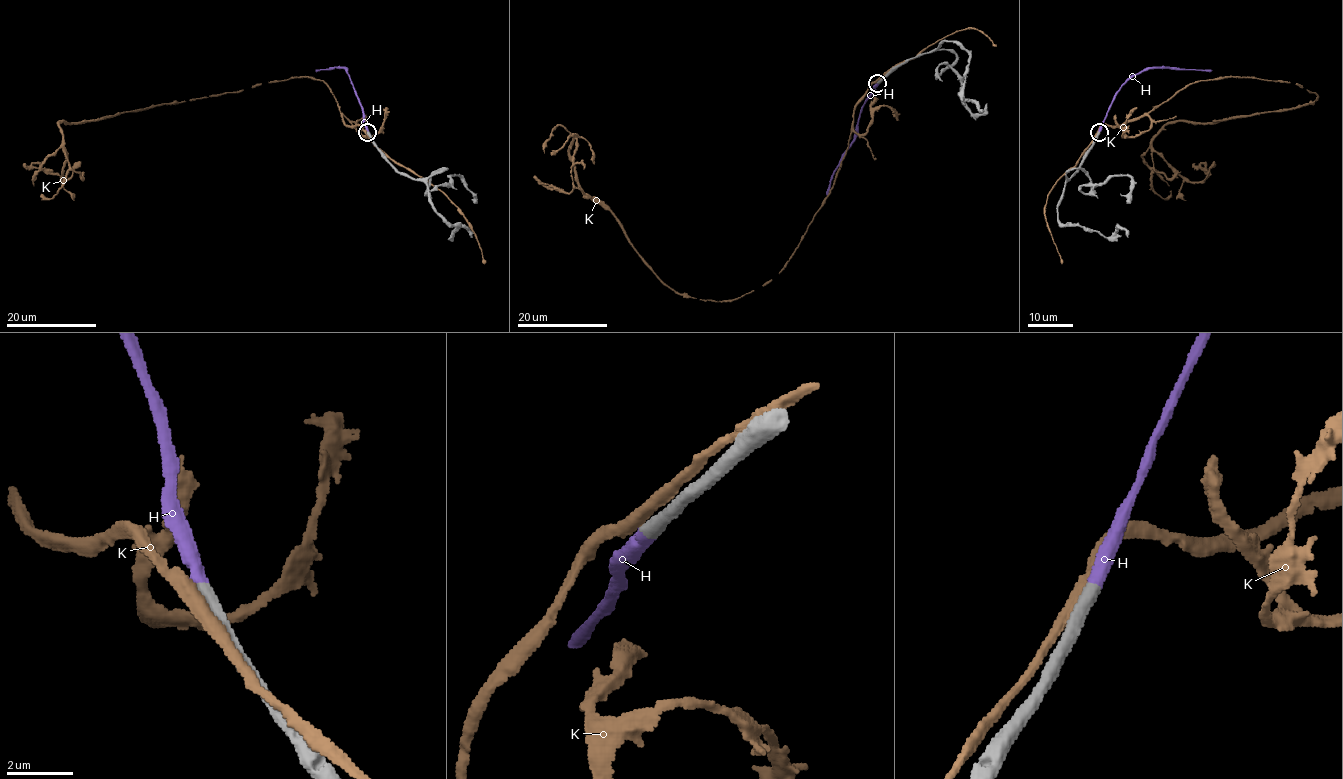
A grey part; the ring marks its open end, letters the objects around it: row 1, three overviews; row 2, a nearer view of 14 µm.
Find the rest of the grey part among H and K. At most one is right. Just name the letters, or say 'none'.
H

